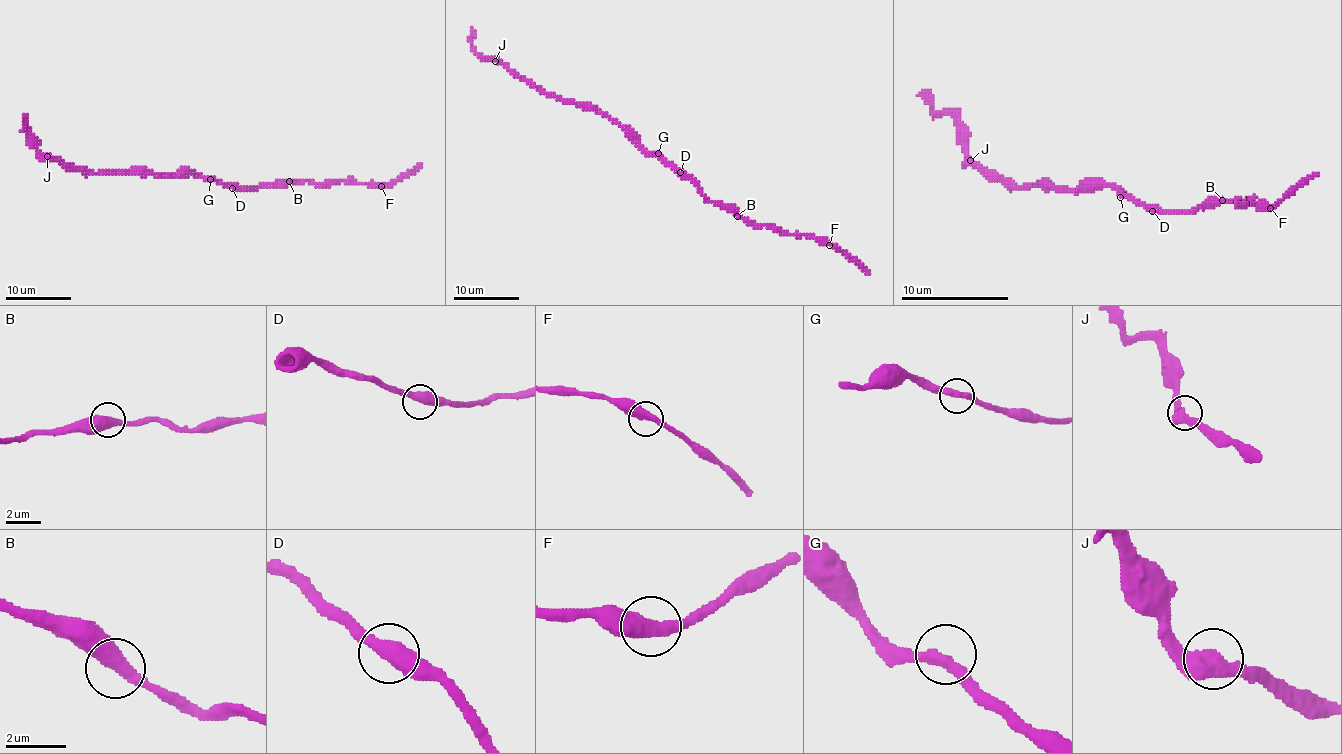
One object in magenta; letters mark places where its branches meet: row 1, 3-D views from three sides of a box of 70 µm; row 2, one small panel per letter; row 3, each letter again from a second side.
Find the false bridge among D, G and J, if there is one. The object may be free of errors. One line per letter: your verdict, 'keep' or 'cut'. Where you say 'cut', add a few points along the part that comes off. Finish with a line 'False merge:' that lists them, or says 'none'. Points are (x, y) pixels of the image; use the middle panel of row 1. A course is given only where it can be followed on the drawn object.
D: keep
G: keep
J: keep
False merge: none

